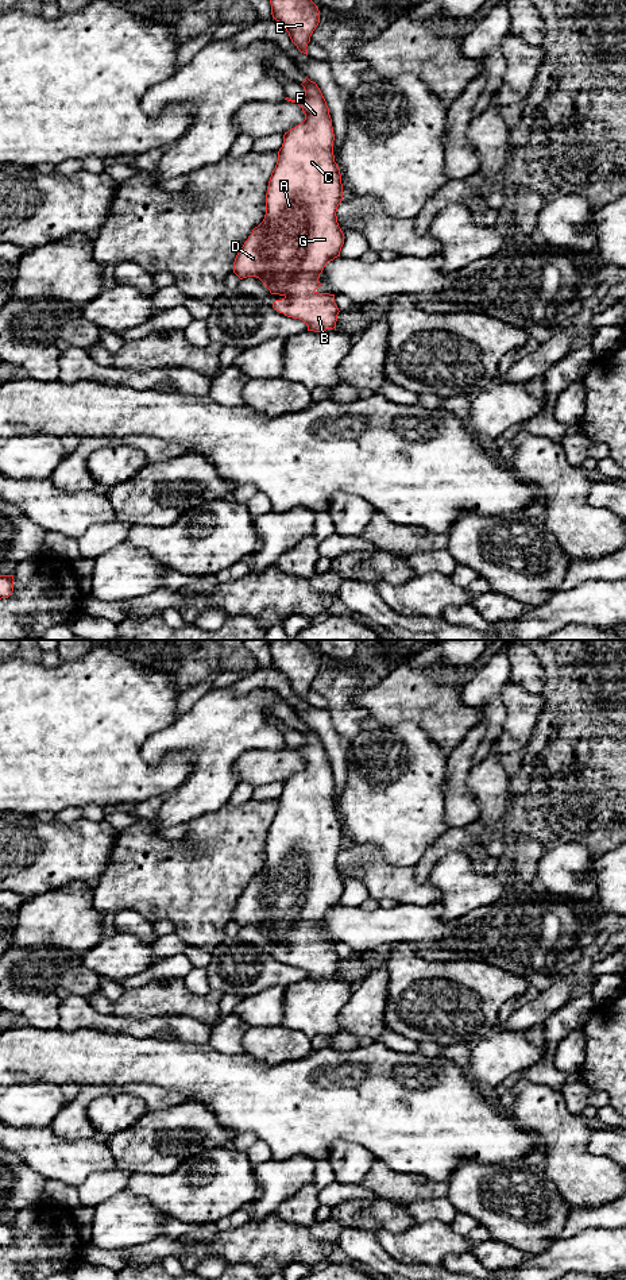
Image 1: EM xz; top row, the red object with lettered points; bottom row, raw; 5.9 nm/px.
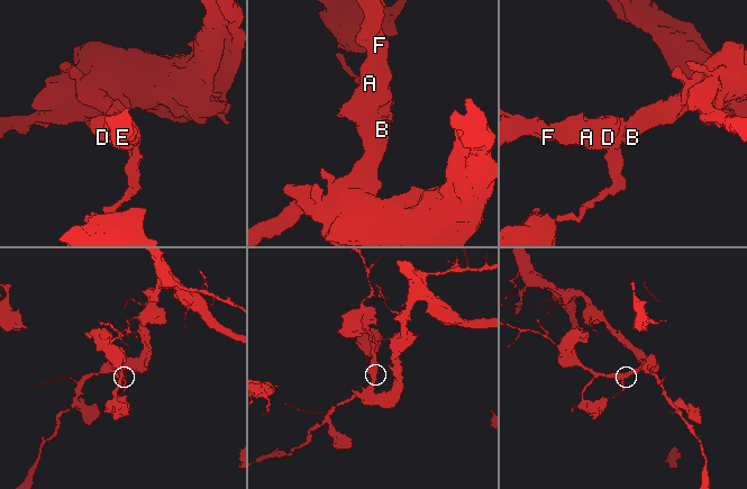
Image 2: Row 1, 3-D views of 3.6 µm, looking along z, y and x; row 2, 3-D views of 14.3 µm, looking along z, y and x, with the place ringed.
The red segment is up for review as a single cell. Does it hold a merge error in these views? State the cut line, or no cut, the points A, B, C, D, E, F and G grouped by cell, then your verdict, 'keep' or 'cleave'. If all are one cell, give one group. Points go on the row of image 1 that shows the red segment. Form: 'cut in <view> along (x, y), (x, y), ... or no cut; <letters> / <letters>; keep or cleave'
no cut; A B C D E F G; keep

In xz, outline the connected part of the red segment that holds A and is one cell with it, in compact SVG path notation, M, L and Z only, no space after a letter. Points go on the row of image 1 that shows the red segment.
M308 77L301 84L305 96L285 100L298 104L305 120L283 135L278 161L266 193L266 215L237 252L233 273L240 278L256 277L283 298L273 308L287 317L300 319L308 331L336 328L339 308L335 294L318 293L318 278L325 265L340 257L344 234L337 223L337 207L343 200L341 174L333 155L333 127L326 101L316 82Z

